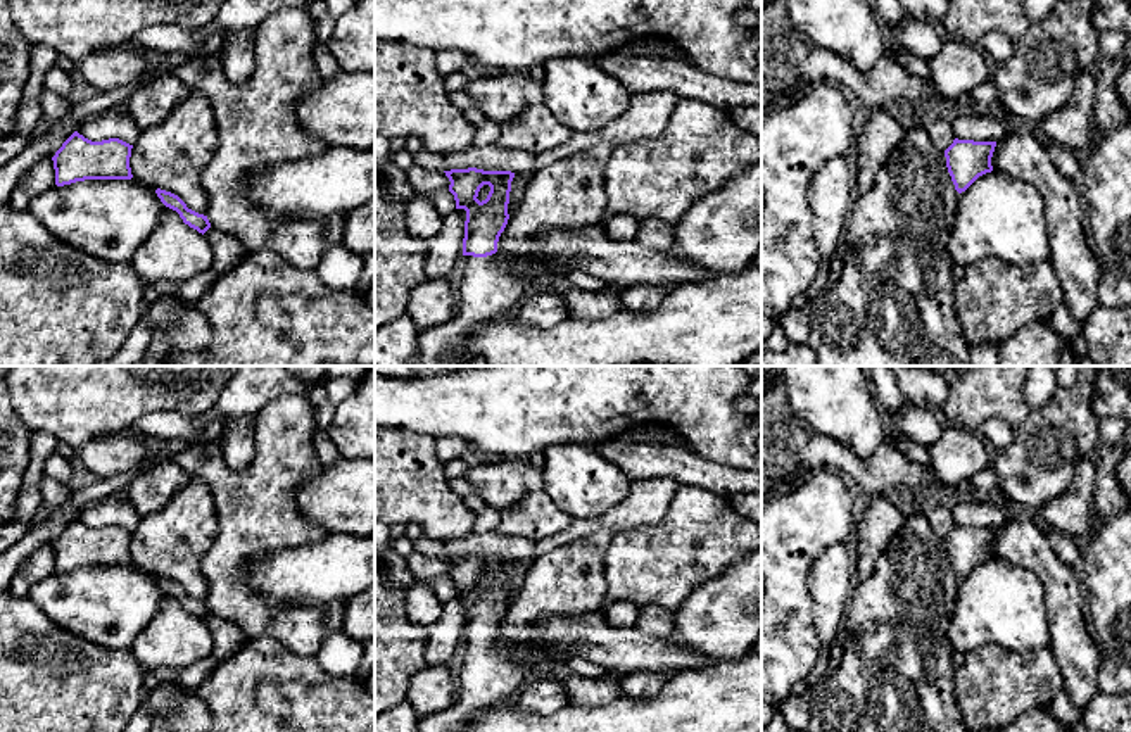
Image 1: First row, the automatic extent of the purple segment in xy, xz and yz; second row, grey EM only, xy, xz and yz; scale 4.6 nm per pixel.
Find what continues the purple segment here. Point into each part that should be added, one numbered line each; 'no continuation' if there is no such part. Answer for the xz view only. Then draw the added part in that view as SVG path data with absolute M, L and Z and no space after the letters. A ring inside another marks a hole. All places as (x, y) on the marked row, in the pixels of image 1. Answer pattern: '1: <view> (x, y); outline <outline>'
1: xz (489, 287); outline M497 252L487 257L464 256L452 318L418 335L420 366L464 366L452 352L478 326L504 318L527 287Z

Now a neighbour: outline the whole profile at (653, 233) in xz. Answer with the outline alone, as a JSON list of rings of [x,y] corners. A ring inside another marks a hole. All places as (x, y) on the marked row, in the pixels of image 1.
[[[648,218],[639,221],[635,242],[653,250],[668,250],[673,243],[673,224]]]

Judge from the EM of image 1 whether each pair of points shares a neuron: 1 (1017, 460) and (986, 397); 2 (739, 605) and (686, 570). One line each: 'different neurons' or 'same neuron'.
1: different neurons
2: different neurons

